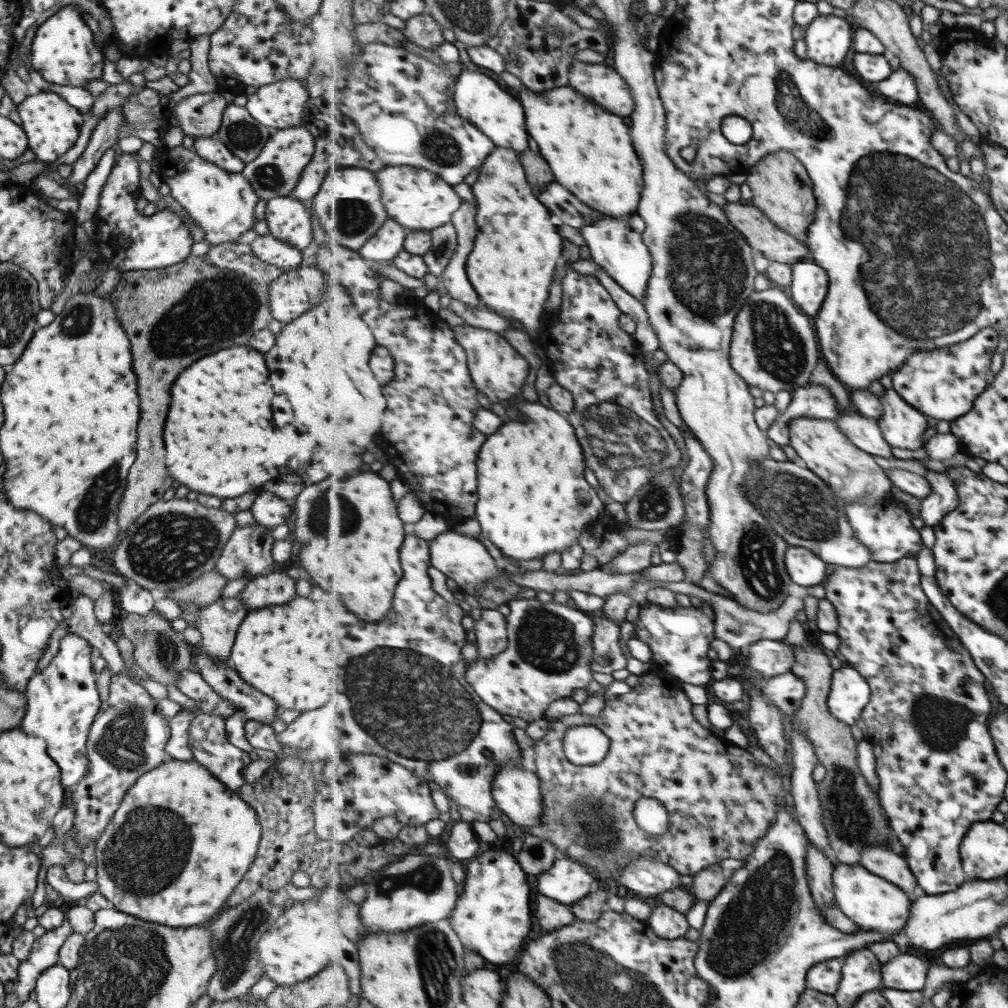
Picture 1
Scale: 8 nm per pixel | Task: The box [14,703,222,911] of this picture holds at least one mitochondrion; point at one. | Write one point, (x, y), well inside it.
(139, 858)

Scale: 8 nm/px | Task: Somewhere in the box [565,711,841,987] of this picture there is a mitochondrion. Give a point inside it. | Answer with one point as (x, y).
(751, 926)

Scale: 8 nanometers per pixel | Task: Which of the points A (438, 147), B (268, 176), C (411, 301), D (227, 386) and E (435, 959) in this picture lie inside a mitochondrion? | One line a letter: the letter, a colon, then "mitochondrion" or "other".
A: mitochondrion
B: mitochondrion
C: other
D: other
E: mitochondrion

